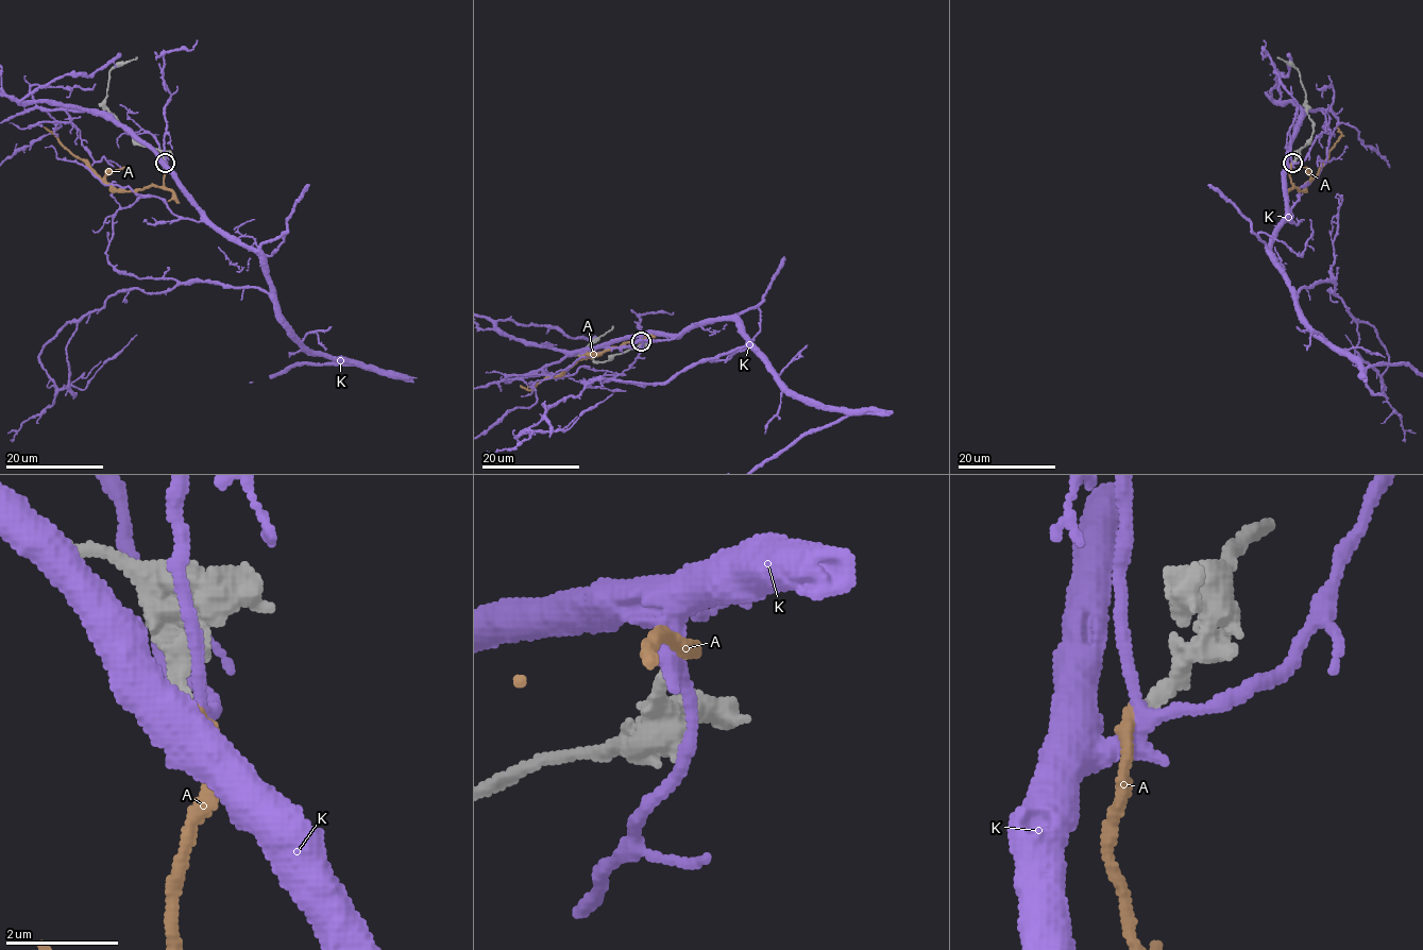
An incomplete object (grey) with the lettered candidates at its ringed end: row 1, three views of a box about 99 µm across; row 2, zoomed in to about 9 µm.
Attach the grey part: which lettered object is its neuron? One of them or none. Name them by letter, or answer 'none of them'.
A

